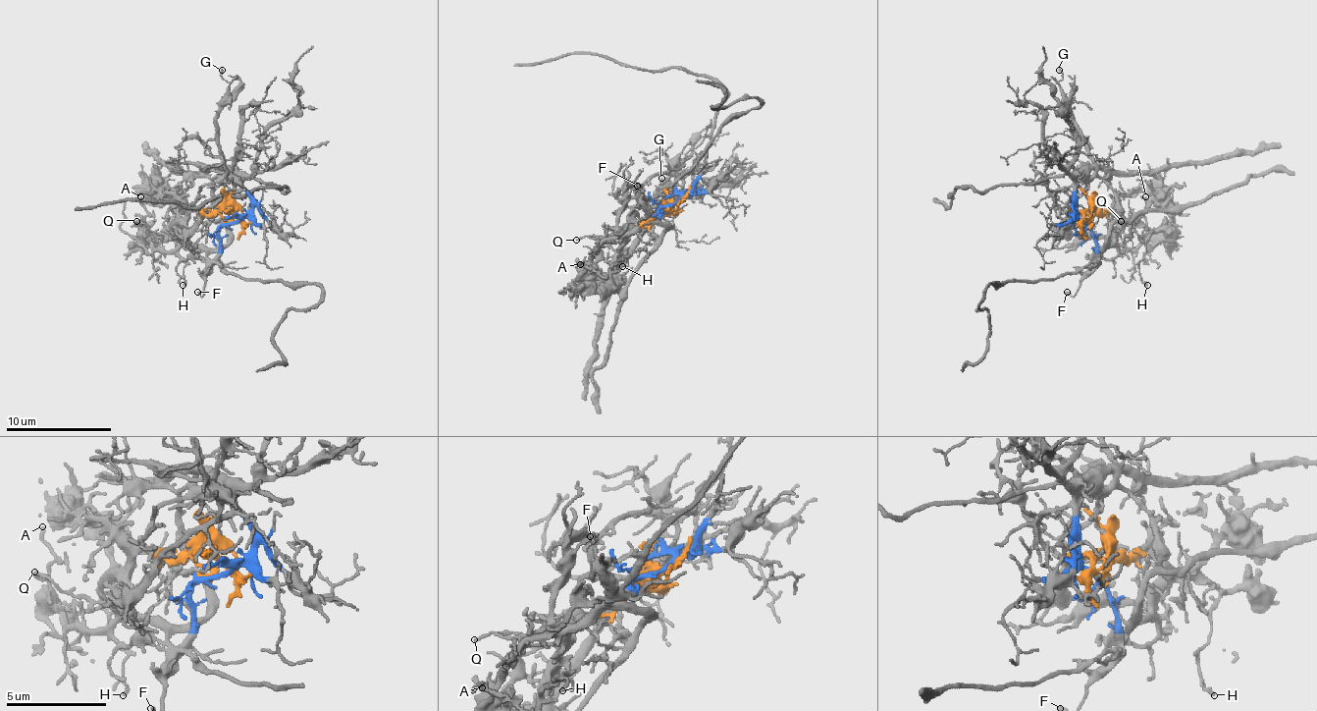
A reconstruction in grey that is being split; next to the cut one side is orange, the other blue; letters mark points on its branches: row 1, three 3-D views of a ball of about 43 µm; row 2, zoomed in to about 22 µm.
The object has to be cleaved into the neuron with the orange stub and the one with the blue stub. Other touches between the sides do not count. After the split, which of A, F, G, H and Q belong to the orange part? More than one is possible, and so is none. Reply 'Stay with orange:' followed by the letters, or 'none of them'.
Stay with orange: A, H, Q

